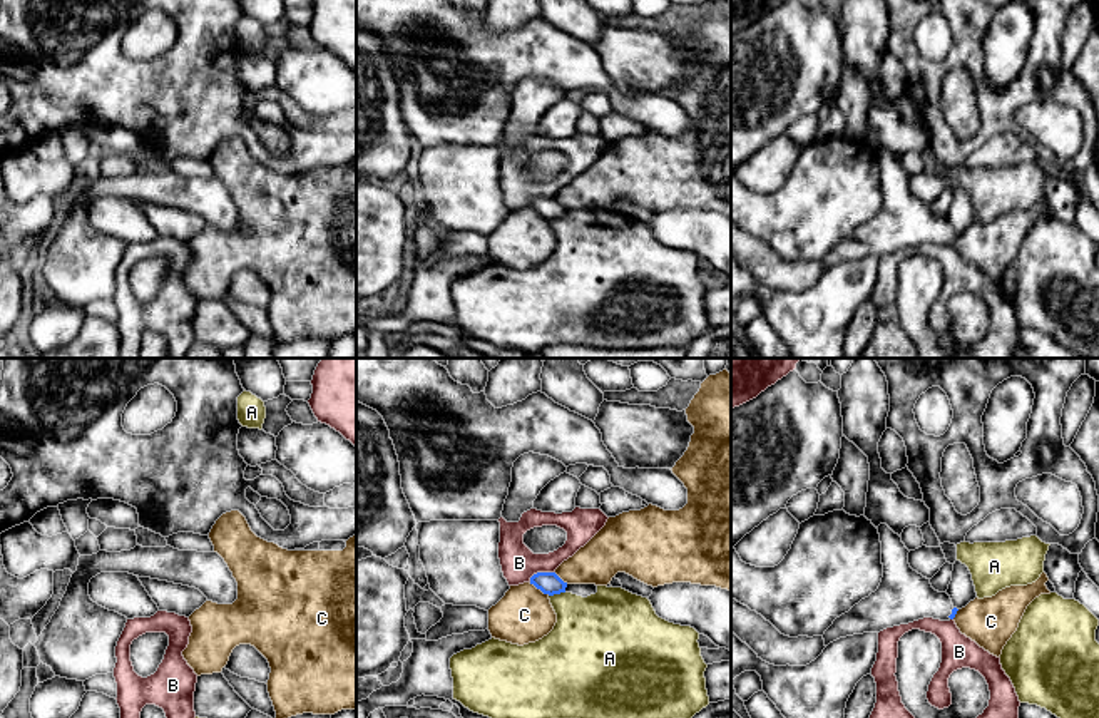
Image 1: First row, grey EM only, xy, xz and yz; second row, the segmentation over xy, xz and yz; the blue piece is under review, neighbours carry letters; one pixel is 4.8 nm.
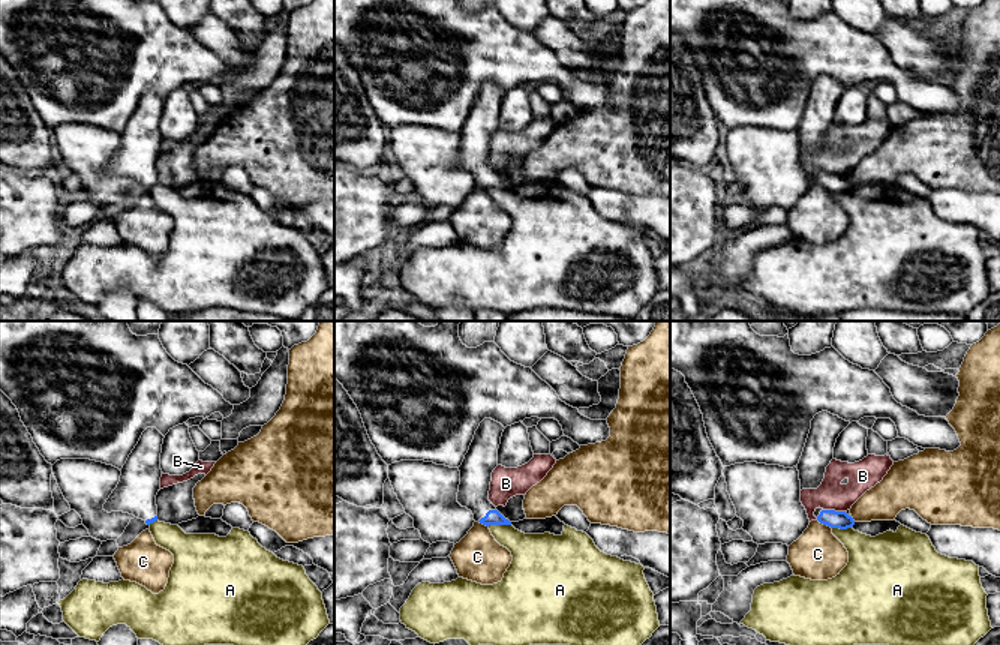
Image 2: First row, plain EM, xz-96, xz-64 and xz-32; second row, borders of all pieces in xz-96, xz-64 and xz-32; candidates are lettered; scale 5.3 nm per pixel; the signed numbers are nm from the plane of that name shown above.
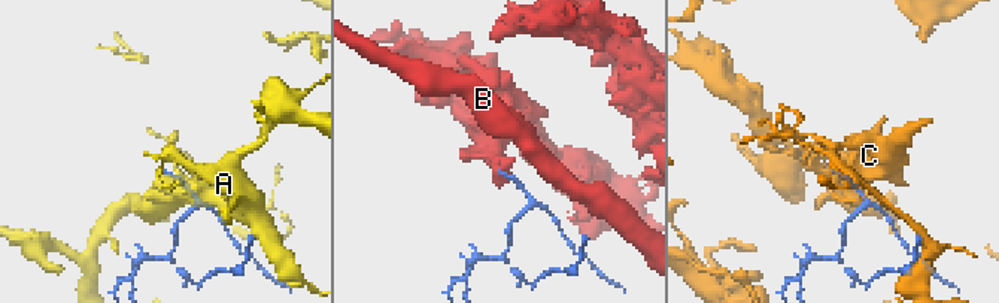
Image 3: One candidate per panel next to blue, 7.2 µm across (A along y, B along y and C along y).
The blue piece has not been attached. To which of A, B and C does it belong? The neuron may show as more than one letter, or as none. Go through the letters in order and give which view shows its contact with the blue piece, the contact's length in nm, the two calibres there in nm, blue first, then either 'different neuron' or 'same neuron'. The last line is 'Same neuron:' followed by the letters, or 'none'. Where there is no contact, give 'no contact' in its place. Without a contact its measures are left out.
A: meets blue in xz; contact 80 nm long; 110 nm thick on the blue side, 340 nm on the other; different neuron
B: meets blue in xz; contact 140 nm long; 110 nm thick on the blue side, 170 nm on the other; different neuron
C: meets blue in xz; contact 120 nm long; 110 nm thick on the blue side, 280 nm on the other; different neuron
Same neuron: none

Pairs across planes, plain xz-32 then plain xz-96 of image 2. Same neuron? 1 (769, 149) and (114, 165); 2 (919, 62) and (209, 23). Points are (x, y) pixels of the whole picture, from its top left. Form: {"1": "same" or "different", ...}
{"1": "different", "2": "same"}

